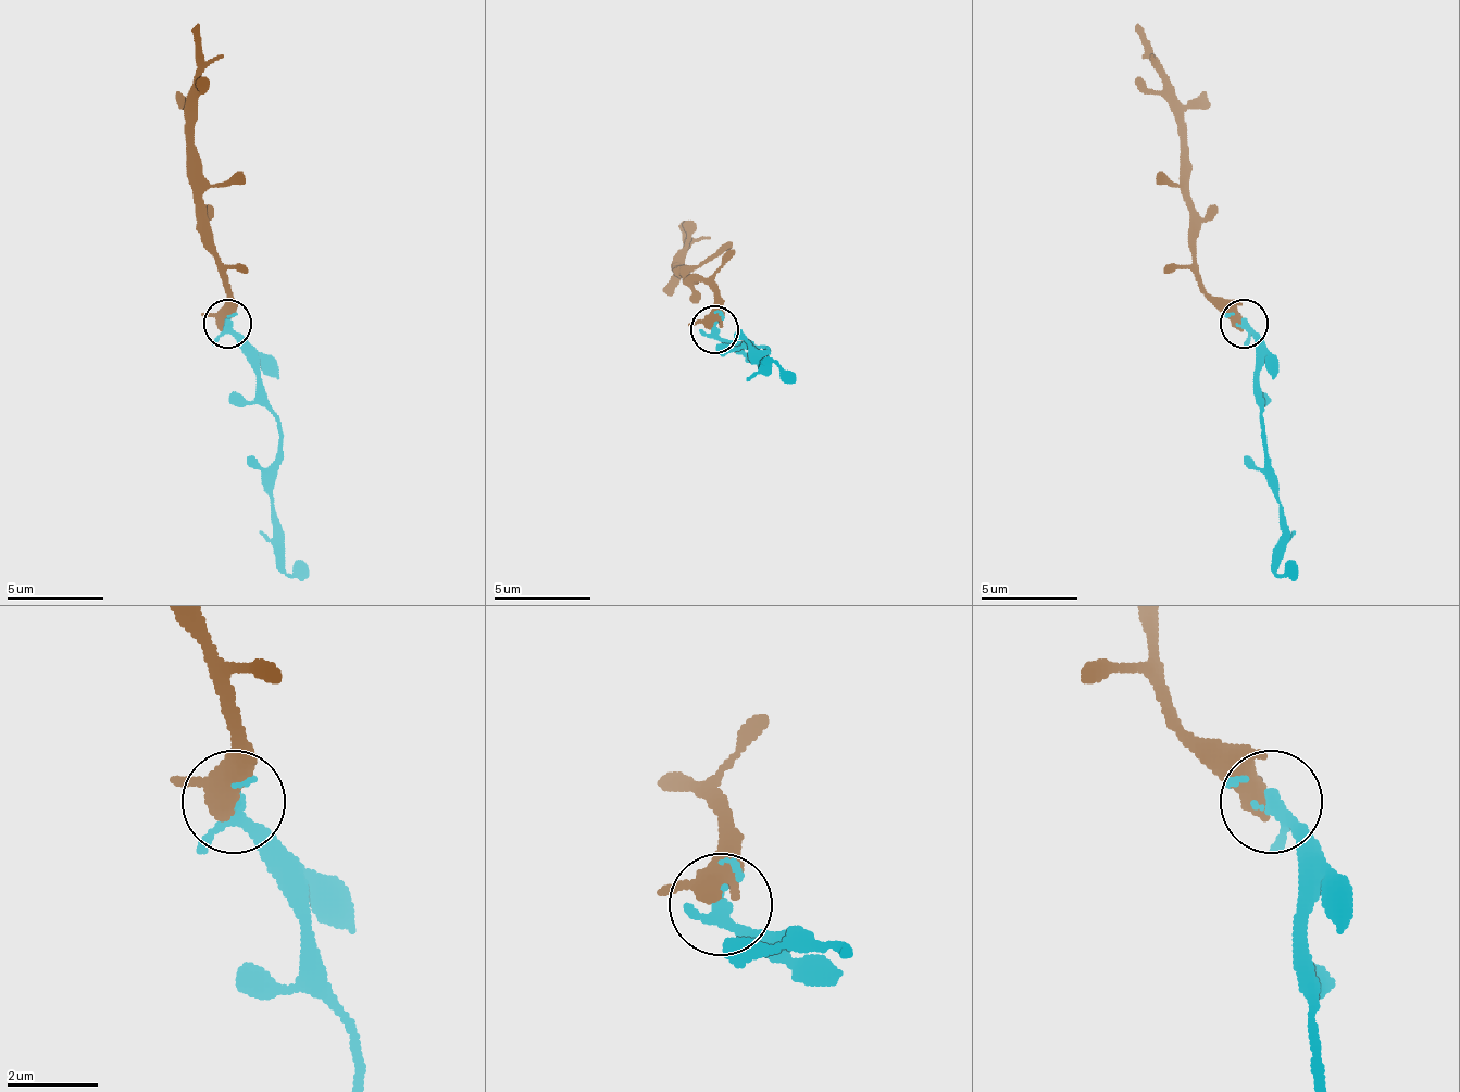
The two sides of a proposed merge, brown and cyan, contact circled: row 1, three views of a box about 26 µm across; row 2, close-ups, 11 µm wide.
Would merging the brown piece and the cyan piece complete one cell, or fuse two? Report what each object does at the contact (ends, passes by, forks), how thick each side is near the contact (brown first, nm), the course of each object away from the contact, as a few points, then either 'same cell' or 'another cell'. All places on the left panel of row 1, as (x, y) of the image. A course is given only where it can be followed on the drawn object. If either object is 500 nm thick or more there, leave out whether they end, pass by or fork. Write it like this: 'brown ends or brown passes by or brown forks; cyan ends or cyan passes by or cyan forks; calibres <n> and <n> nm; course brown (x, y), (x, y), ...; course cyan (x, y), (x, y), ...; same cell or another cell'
brown passes by; cyan forks; calibres 400 and 220 nm; course brown (226, 325), (222, 281), (202, 199), (192, 102), (197, 25); course cyan (226, 325), (240, 343), (256, 397), (279, 426), (270, 499), (279, 566), (294, 576), (309, 566); same cell

